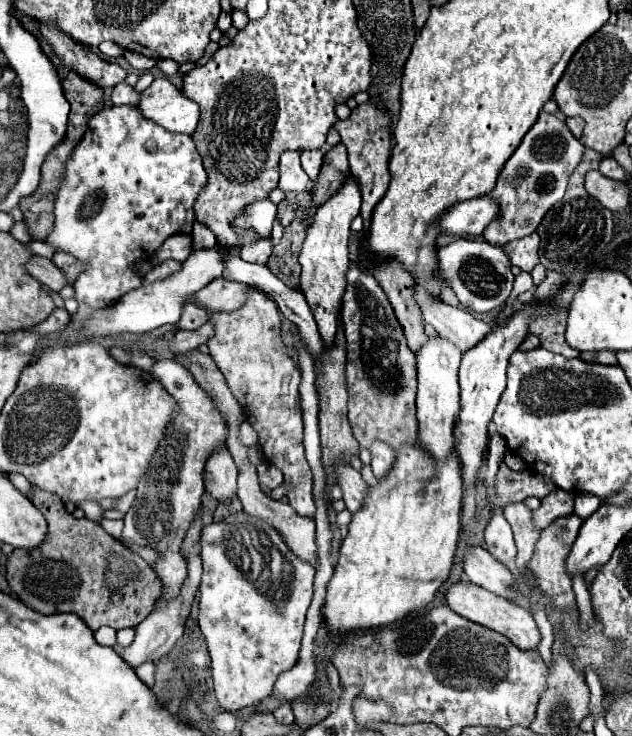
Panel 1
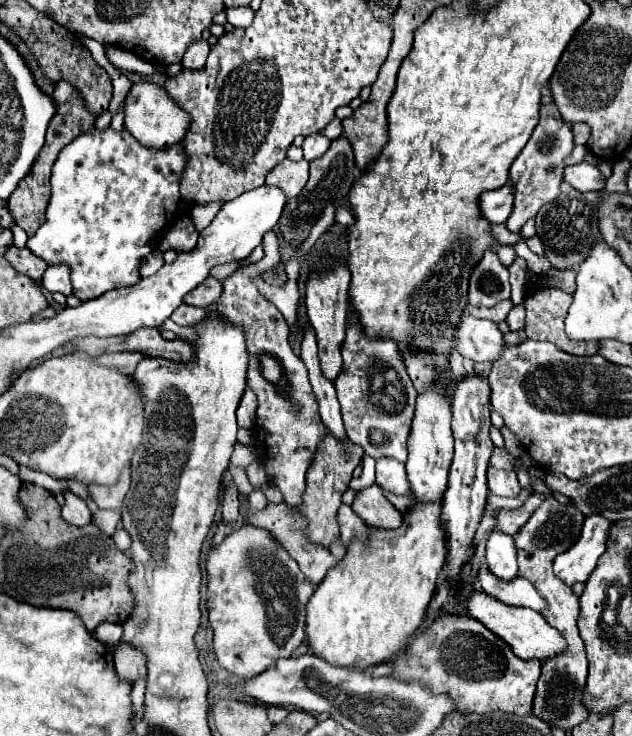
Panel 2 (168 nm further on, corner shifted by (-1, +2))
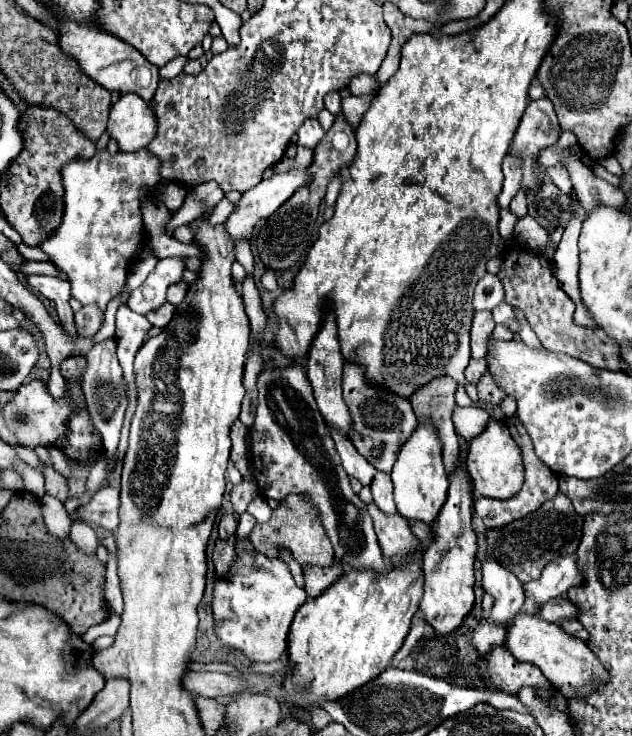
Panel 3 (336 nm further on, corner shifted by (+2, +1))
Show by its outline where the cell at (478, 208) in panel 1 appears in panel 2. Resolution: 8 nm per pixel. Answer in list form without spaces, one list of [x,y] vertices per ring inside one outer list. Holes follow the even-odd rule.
[[[505,184],[499,190],[483,192],[479,198],[479,210],[489,224],[503,224],[513,210],[513,188]]]

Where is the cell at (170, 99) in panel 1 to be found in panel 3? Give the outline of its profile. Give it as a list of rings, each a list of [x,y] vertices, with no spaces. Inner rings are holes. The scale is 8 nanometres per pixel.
[[[122,95],[110,109],[106,131],[116,139],[120,151],[138,151],[154,139],[156,115],[138,95]]]

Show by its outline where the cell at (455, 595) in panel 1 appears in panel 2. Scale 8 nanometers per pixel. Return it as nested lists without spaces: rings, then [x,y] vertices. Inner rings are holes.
[[[473,592],[467,602],[467,612],[471,618],[477,618],[481,624],[485,624],[493,634],[497,634],[499,638],[503,638],[511,648],[513,648],[513,654],[523,658],[523,660],[531,660],[531,658],[537,658],[537,660],[547,660],[555,654],[559,654],[563,648],[565,648],[565,642],[563,642],[563,636],[547,624],[547,620],[531,610],[531,608],[517,608],[517,606],[507,606],[491,596],[485,596],[485,592]]]

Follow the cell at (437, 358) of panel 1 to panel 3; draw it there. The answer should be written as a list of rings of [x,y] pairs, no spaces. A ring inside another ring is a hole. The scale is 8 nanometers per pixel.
[[[432,423],[418,425],[412,437],[400,449],[392,469],[392,483],[398,513],[408,521],[422,521],[432,527],[436,523],[442,505],[446,503],[446,491],[448,491],[448,477],[442,465],[442,445],[436,435],[436,427]]]

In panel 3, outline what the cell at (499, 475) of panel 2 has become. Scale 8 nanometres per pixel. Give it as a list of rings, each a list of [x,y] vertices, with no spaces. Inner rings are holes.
[[[490,421],[478,437],[470,439],[466,469],[474,481],[474,493],[482,495],[482,497],[510,499],[520,491],[520,487],[524,483],[524,463],[522,463],[520,447],[508,433],[508,427],[504,427],[496,421]]]

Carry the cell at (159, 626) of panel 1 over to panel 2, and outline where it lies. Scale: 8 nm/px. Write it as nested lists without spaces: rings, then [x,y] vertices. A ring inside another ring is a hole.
[[[121,644],[115,648],[115,670],[121,680],[135,682],[147,674],[147,658],[133,644]]]

